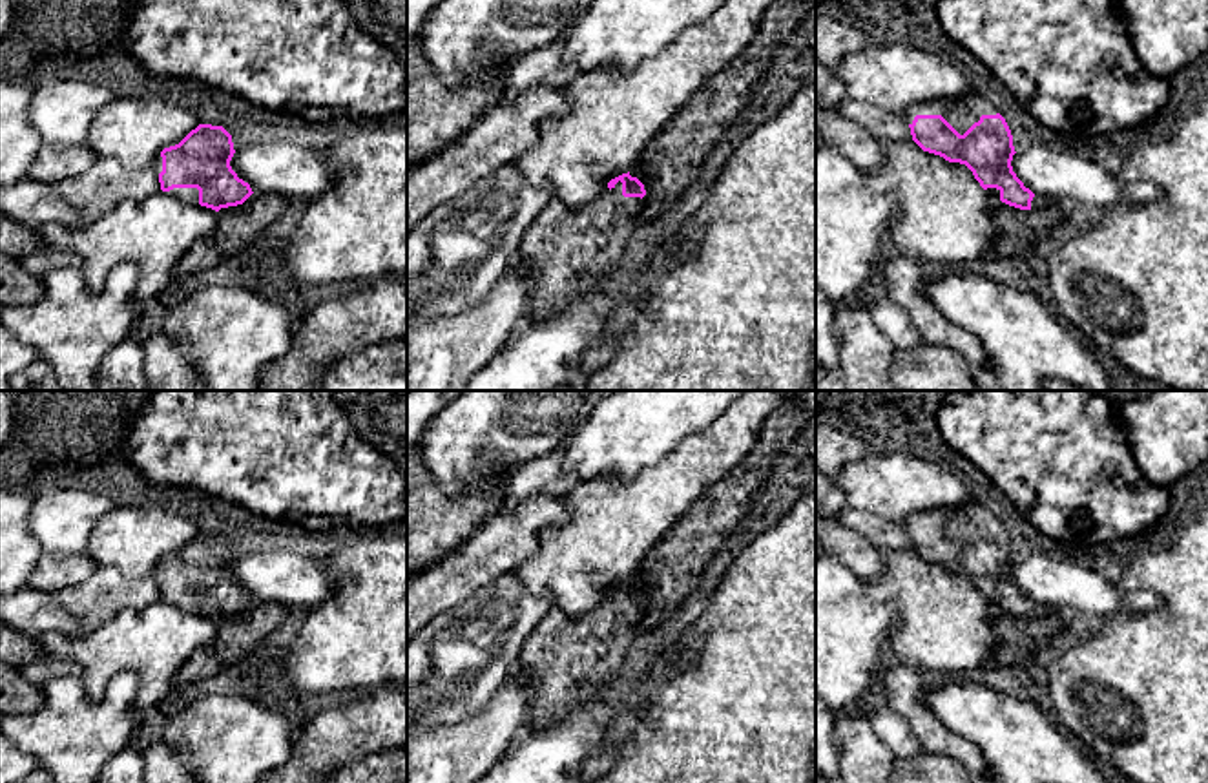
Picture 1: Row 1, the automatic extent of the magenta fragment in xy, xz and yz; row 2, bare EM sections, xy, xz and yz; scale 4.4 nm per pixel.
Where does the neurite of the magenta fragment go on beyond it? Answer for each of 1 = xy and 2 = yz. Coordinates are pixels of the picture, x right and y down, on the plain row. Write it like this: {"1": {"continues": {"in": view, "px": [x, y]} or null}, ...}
{"1": {"continues": {"in": "xy", "px": [185, 603]}}, "2": {"continues": {"in": "yz", "px": [960, 522]}}}

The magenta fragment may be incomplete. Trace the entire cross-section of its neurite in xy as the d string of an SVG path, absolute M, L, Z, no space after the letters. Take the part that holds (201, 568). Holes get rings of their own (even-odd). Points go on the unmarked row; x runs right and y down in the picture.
M199 533L179 553L164 557L151 577L162 600L219 621L254 602L232 579L234 562L232 544L223 535Z

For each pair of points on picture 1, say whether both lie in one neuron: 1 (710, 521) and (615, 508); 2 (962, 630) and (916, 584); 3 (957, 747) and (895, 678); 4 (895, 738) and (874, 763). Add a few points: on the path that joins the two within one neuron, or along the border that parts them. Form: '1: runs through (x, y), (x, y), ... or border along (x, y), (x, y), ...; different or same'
1: border along (712, 484), (679, 521); different
2: runs through (951, 619), (927, 595); same
3: runs through (938, 736), (902, 696); same
4: border along (865, 716), (876, 736), (896, 758); different

